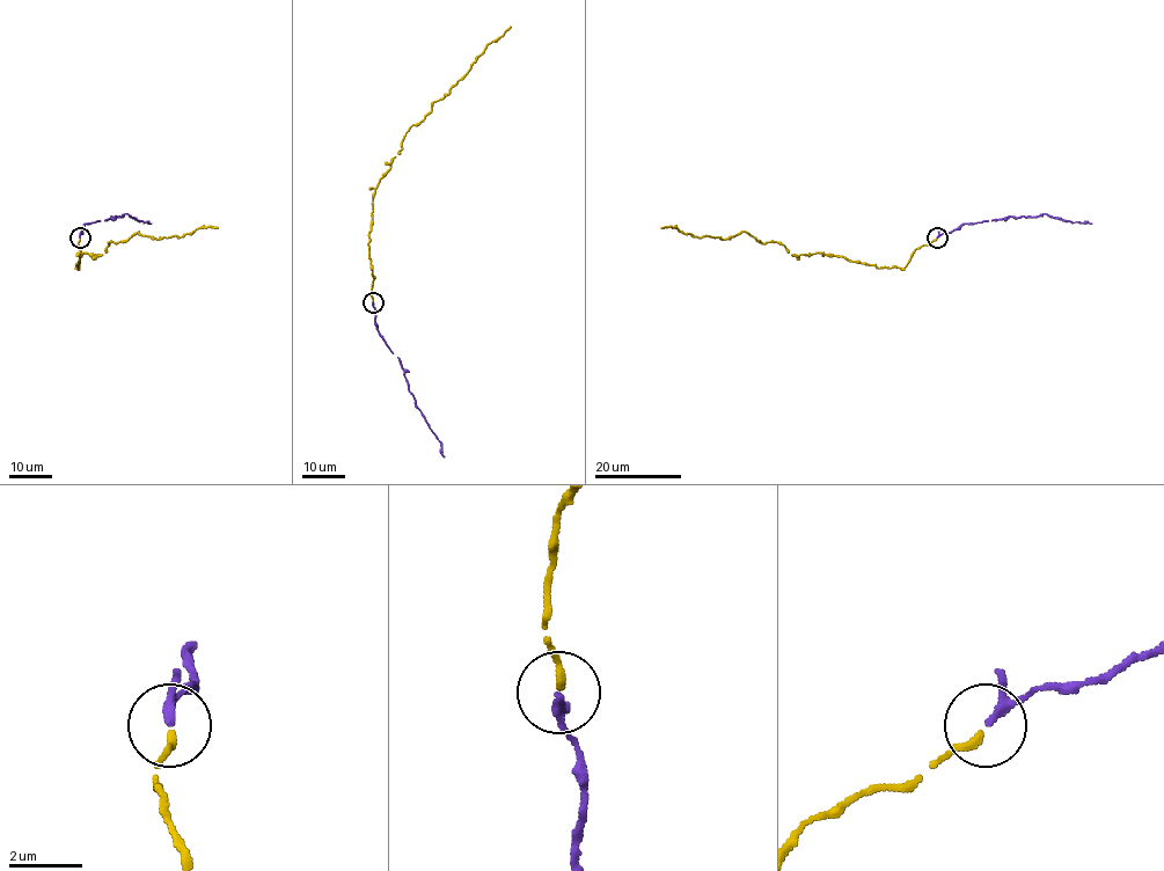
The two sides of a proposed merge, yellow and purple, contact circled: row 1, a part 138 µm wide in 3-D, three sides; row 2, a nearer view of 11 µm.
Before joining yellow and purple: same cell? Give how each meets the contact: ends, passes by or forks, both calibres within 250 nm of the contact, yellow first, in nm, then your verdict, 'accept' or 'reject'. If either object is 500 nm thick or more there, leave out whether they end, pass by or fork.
yellow ends there; purple passes by; 220 nm thick on the yellow side, 180 nm on the other; accept

